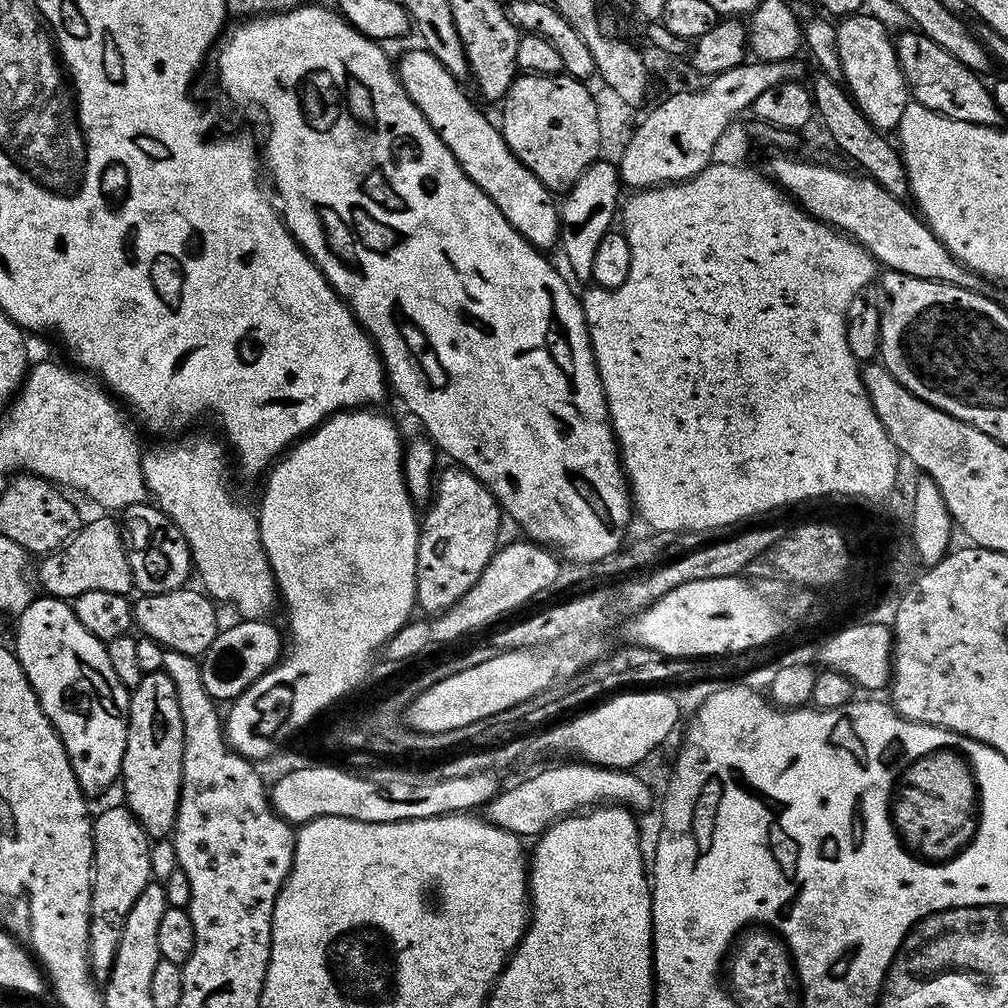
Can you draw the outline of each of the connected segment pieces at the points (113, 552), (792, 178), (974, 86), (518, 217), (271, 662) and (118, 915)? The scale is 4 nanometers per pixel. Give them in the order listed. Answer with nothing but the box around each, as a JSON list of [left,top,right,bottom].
[[35,516,134,602],[771,154,989,292],[895,30,1001,128],[398,46,560,250],[199,619,285,702],[88,806,153,981]]

